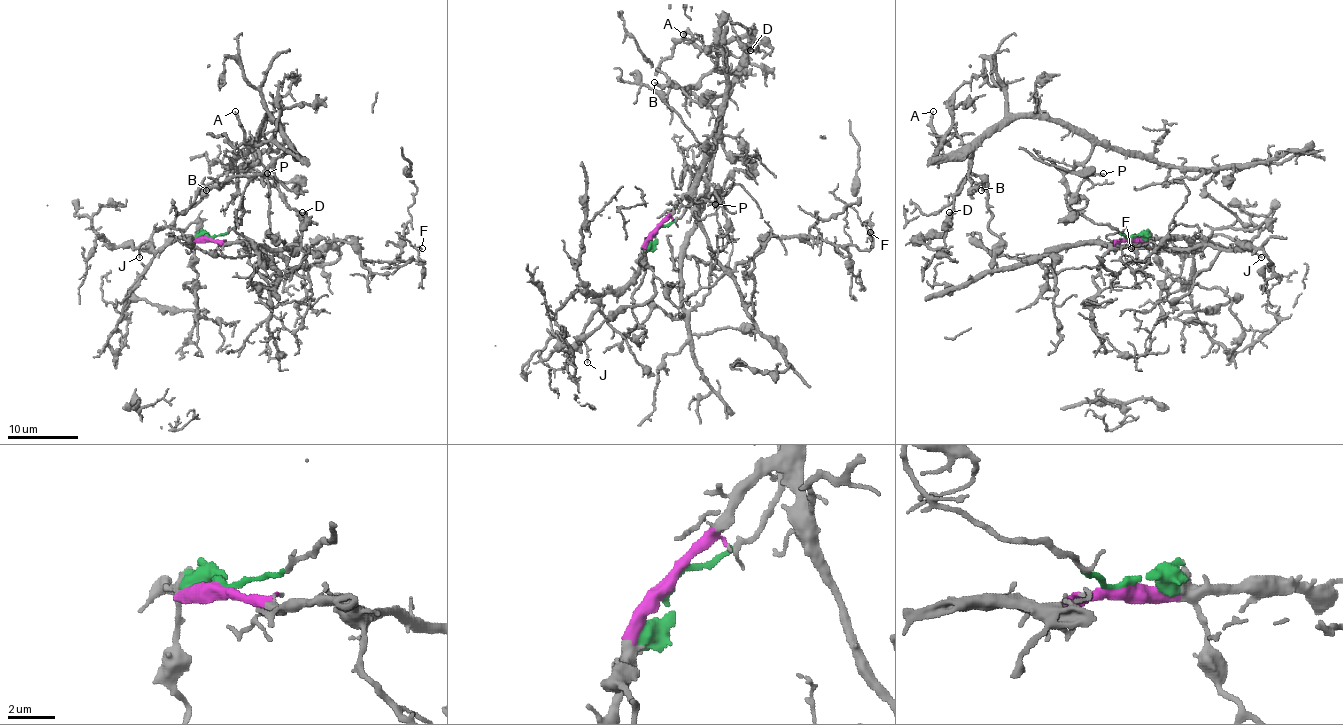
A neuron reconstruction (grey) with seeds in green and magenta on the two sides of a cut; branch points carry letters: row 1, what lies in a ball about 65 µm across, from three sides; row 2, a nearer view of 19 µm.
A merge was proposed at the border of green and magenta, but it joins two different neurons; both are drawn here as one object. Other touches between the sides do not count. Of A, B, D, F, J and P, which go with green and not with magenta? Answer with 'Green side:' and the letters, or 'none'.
Green side: A, B, D, P

